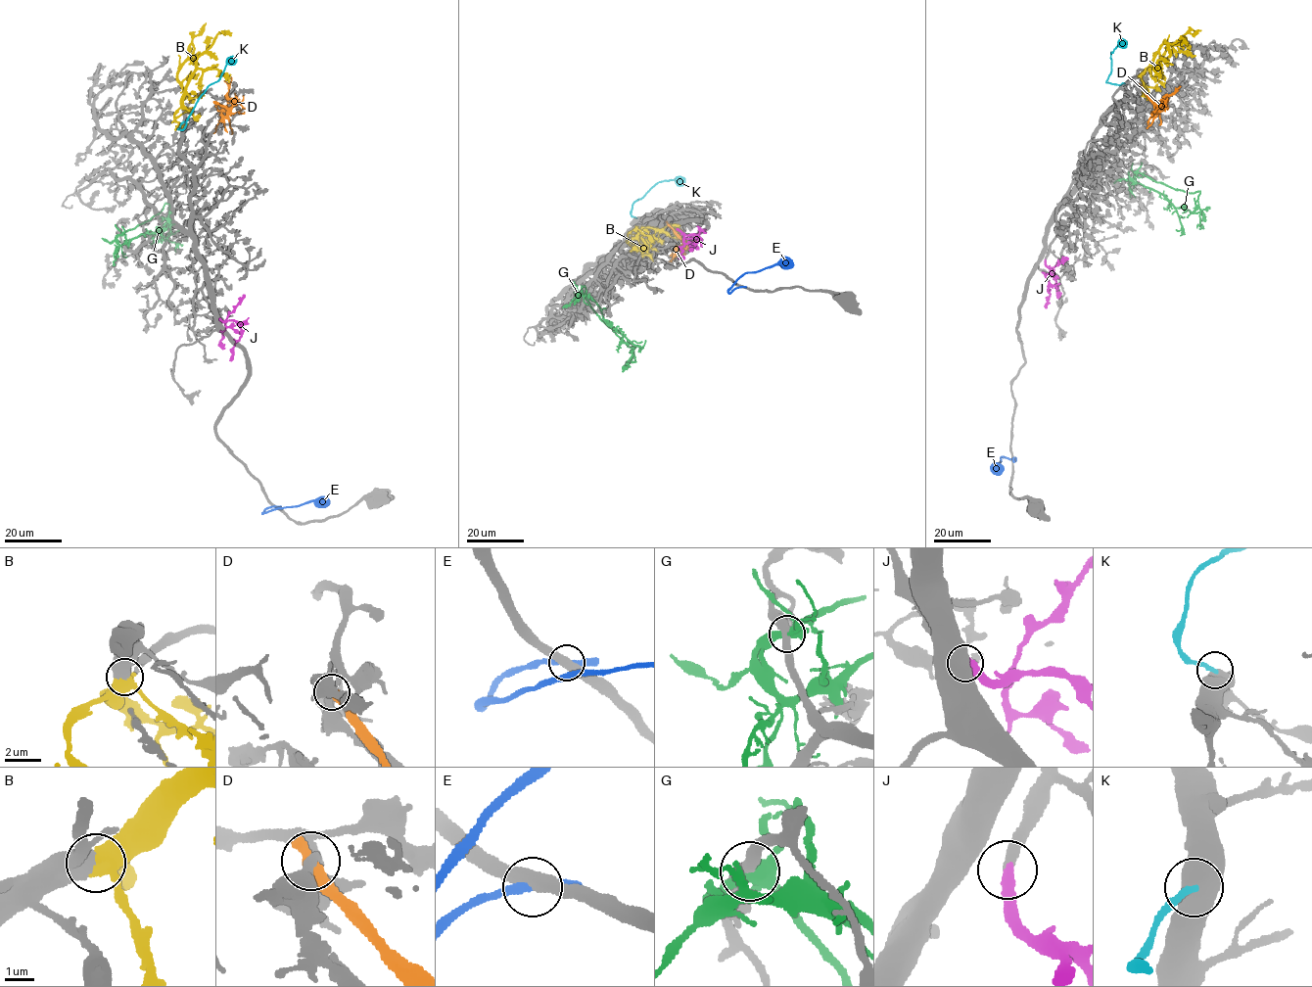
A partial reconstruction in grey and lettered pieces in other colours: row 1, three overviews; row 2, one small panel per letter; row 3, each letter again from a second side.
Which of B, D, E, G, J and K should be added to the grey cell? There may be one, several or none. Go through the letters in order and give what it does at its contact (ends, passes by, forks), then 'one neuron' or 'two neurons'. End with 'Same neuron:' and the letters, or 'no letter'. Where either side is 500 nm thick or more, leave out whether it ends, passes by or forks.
B: one neuron
D: two neurons
E: it passes by; two neurons
G: it forks; two neurons
J: it ends; one neuron
K: two neurons
Same neuron: B, J

